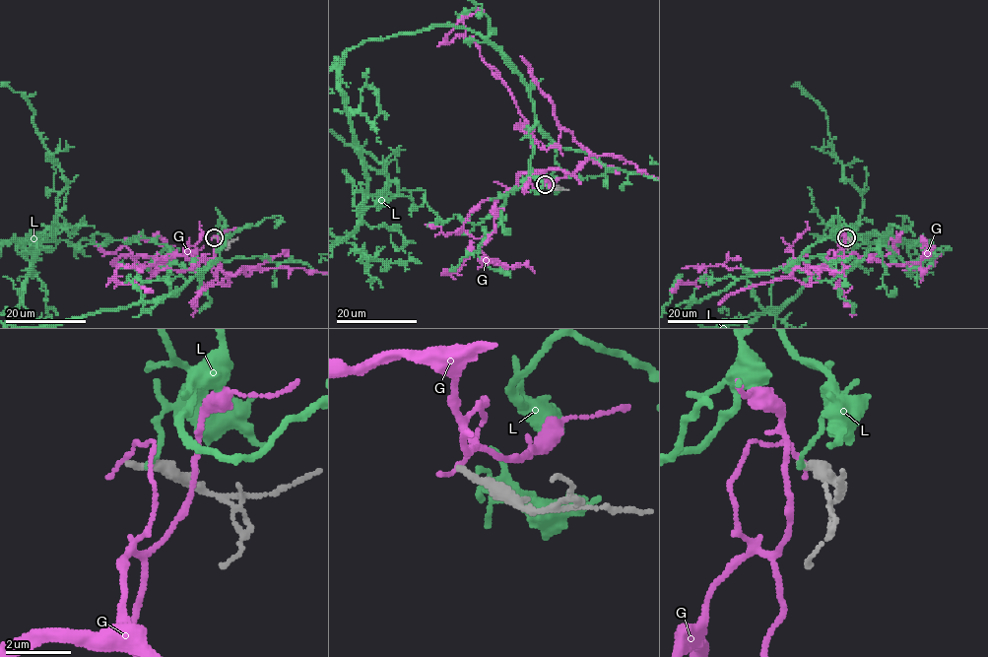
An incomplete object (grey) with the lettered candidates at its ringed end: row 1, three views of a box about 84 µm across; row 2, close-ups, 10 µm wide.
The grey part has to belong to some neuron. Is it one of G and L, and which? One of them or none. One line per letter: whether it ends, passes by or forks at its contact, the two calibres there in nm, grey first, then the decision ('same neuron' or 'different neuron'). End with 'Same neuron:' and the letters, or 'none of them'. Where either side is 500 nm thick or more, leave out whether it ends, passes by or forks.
G: it ends; calibres 200 and 160 nm; different neuron
L: it ends; calibres 400 and 130 nm; different neuron
Same neuron: none of them

